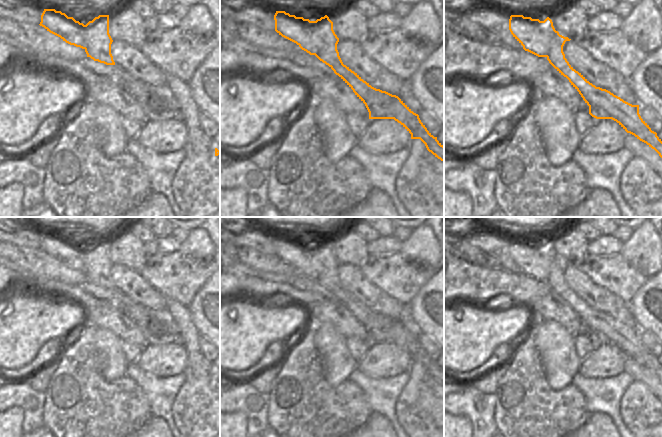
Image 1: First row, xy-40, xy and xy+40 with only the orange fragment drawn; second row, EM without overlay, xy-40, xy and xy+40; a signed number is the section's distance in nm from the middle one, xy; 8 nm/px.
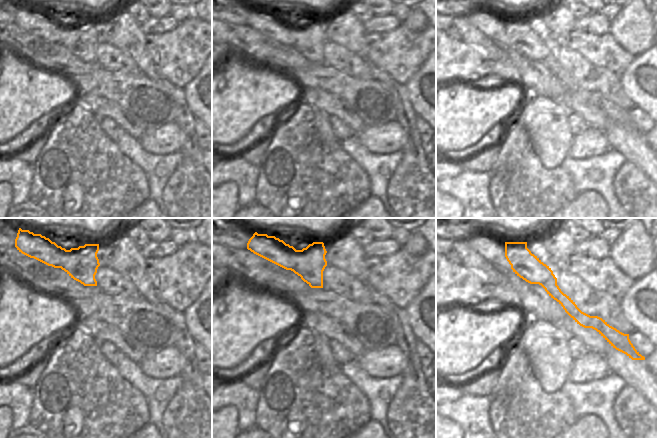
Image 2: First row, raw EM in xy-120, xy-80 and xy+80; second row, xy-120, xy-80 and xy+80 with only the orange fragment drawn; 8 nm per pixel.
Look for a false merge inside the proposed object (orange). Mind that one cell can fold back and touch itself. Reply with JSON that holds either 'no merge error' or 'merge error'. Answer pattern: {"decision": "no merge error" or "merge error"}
{"decision": "merge error"}

